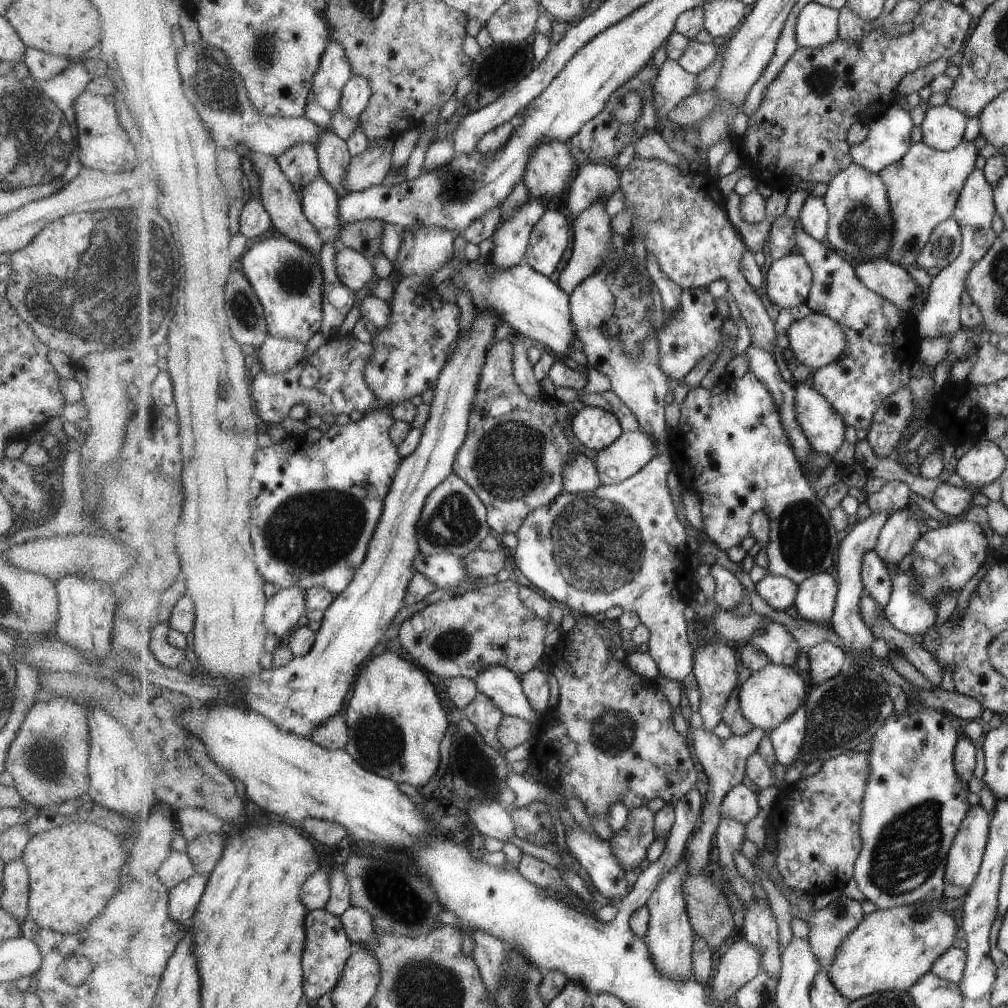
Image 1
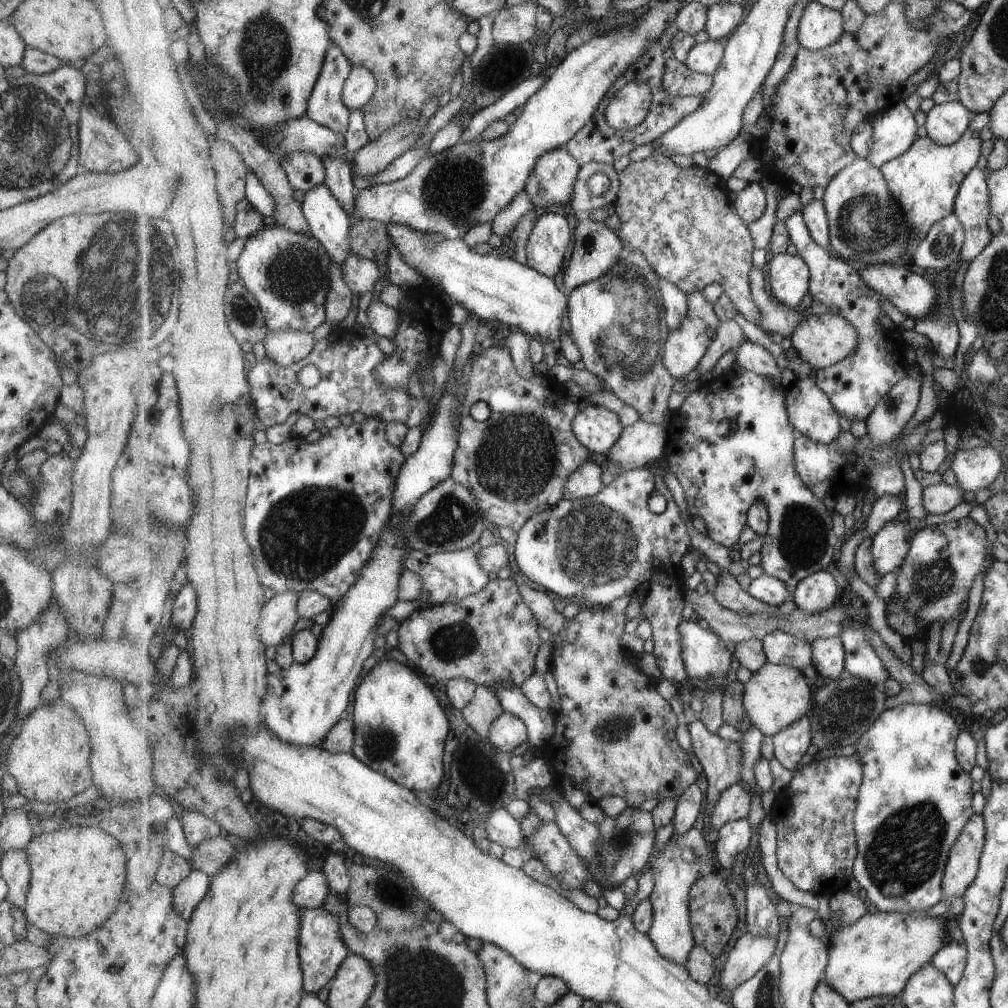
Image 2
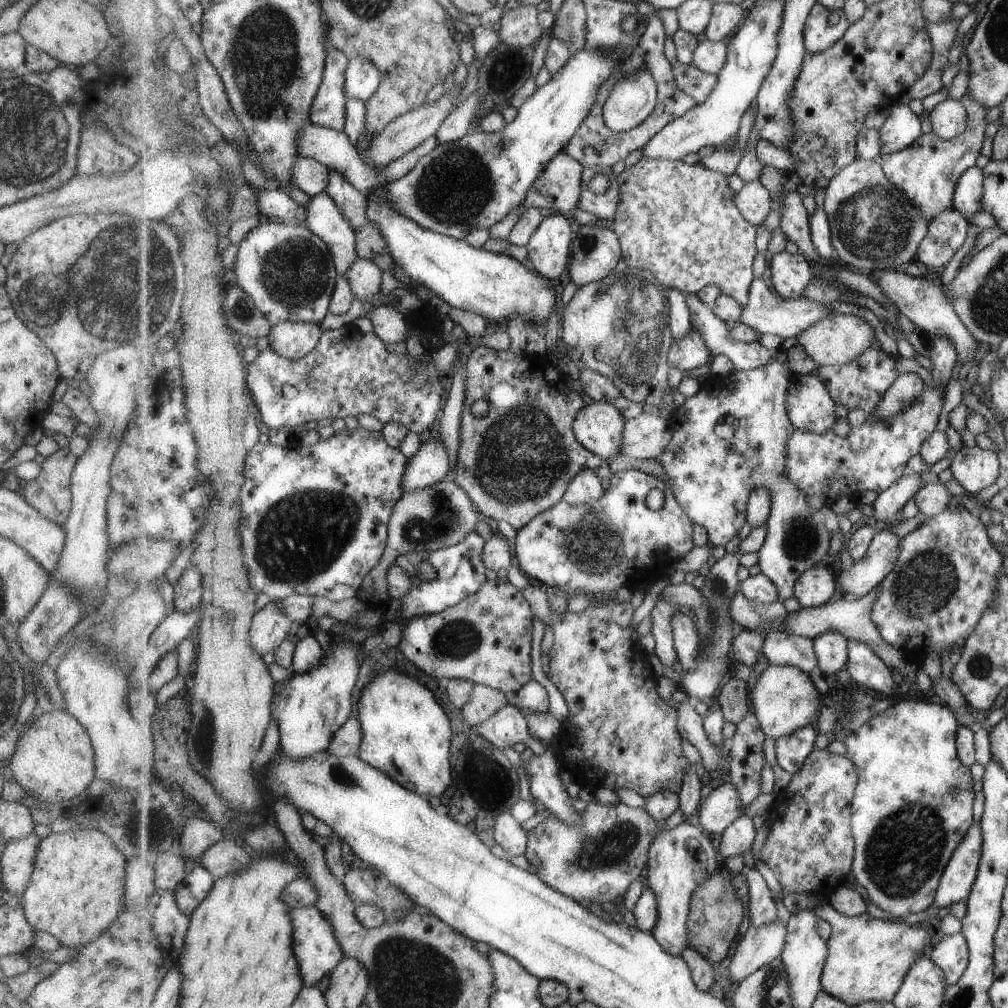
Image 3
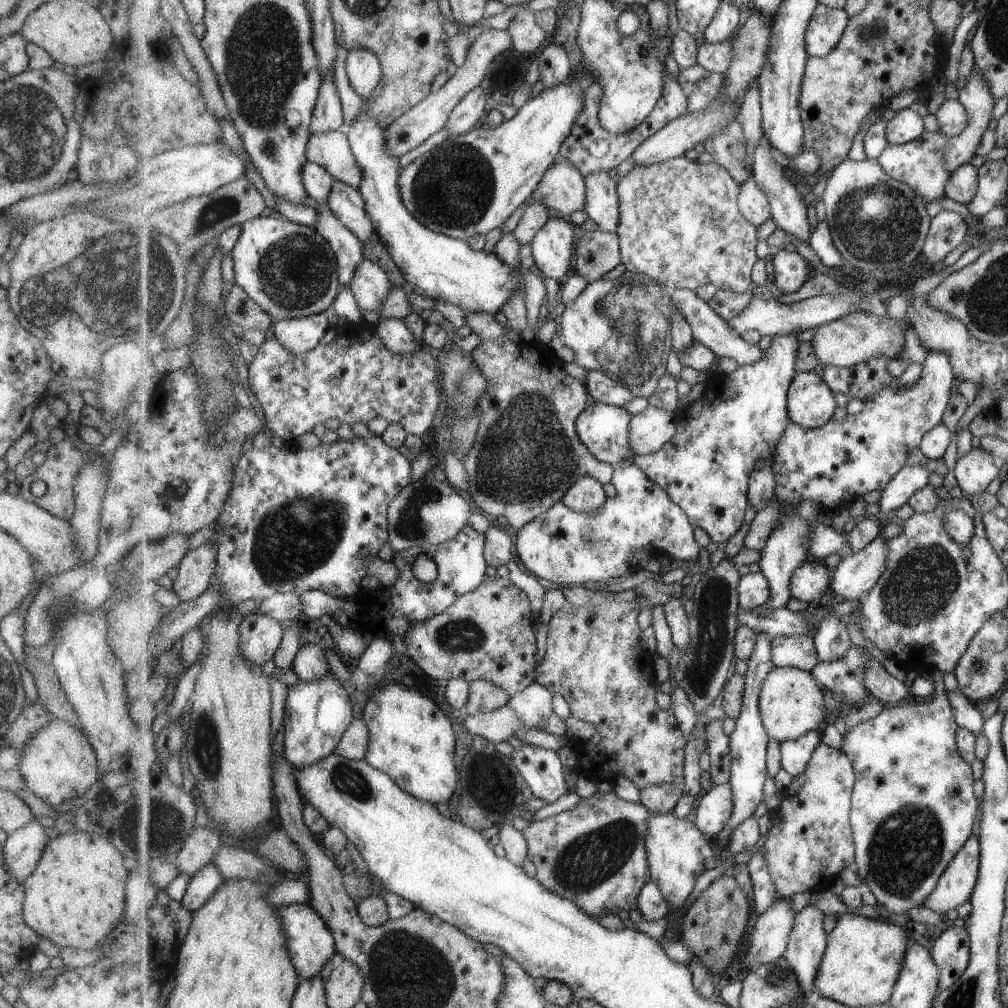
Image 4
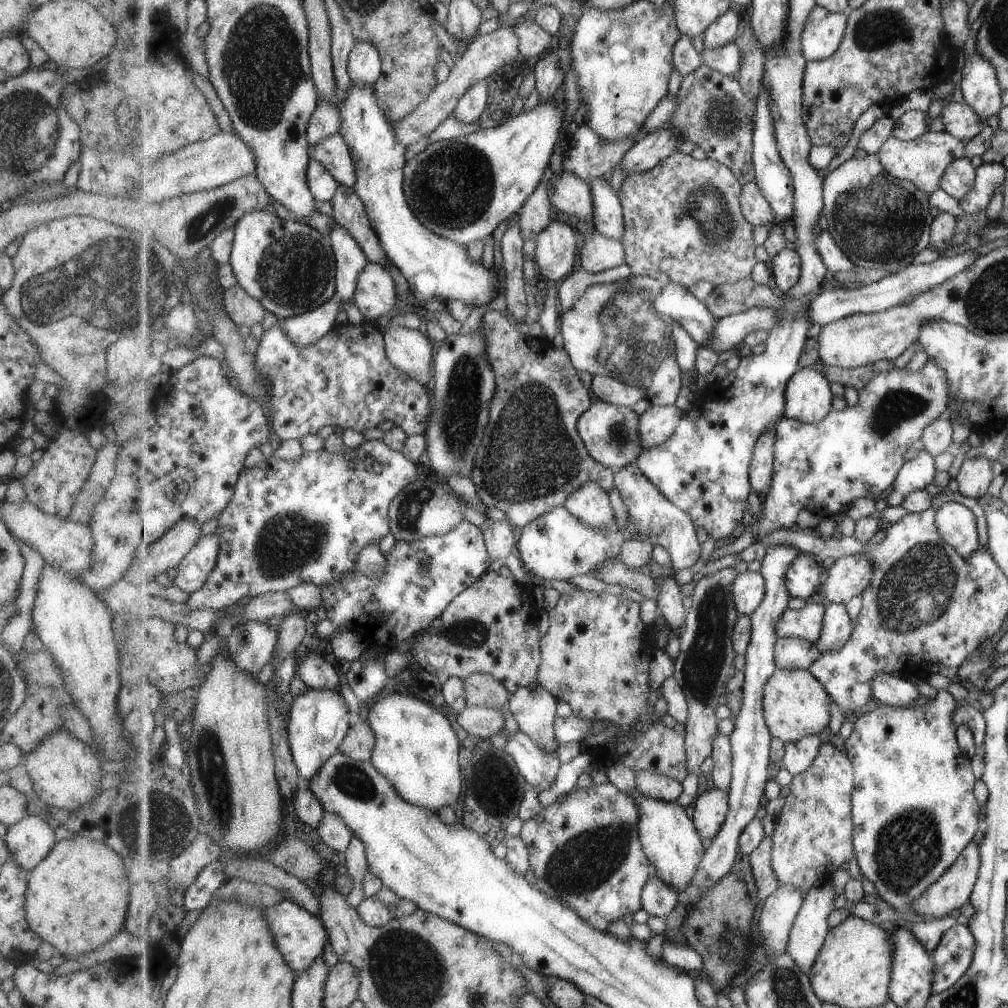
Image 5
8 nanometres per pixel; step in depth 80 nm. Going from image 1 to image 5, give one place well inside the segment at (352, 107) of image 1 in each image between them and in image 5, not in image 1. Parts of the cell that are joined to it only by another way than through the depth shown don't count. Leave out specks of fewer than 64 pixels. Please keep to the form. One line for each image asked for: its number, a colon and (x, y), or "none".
2: (361, 86)
3: (363, 78)
4: (364, 67)
5: (365, 66)

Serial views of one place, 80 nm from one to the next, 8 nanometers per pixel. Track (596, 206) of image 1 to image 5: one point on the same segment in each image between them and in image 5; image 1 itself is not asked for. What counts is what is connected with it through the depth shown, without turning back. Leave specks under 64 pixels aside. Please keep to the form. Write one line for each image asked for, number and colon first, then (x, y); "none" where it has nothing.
2: (596, 247)
3: (596, 251)
4: (598, 252)
5: (599, 252)

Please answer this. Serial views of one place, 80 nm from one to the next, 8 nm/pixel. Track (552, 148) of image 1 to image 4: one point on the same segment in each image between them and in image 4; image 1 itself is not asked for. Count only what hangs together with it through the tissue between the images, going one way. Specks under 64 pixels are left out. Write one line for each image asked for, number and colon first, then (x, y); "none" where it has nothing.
2: (553, 181)
3: (559, 186)
4: (563, 188)

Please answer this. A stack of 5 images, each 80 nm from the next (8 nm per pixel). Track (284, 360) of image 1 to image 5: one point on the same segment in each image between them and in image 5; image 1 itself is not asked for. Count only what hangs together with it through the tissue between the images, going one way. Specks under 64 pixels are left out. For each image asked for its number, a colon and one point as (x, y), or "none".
2: (287, 347)
3: (293, 341)
4: (300, 335)
5: (309, 328)

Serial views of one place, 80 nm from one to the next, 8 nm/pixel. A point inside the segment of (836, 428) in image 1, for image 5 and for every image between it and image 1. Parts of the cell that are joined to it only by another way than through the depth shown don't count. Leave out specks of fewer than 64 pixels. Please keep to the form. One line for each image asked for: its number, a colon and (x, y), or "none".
2: (812, 413)
3: (811, 406)
4: (811, 401)
5: (809, 398)

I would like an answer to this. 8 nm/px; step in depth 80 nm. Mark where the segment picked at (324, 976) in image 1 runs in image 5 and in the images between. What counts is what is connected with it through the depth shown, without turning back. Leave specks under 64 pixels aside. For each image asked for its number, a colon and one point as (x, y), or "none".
2: (323, 949)
3: (317, 949)
4: (311, 944)
5: (301, 935)

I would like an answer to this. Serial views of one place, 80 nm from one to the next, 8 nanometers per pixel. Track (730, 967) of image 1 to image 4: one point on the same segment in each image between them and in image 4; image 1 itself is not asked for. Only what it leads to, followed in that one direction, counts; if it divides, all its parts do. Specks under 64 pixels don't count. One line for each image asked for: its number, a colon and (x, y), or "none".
2: (750, 953)
3: (758, 947)
4: (768, 941)

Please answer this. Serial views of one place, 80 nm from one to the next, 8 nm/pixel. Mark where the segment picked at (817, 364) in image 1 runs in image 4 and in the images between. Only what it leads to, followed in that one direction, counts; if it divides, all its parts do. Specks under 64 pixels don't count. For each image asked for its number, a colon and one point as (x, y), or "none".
2: (824, 340)
3: (837, 339)
4: (854, 338)

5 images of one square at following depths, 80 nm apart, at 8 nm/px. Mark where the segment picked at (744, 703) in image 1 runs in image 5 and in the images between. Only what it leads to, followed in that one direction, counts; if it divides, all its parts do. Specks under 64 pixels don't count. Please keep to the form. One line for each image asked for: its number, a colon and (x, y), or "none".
2: (777, 696)
3: (784, 698)
4: (792, 703)
5: (796, 704)

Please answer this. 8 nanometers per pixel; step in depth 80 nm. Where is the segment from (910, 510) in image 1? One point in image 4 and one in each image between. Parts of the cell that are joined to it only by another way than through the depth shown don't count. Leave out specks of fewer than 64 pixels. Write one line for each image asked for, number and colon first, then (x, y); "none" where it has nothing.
2: (890, 548)
3: (884, 551)
4: (857, 574)

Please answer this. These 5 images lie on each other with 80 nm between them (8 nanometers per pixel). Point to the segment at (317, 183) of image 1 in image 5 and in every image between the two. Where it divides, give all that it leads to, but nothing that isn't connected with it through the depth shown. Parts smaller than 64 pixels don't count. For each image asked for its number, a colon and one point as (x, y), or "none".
2: (330, 223)
3: (325, 218)
4: (348, 246)
5: (351, 259)

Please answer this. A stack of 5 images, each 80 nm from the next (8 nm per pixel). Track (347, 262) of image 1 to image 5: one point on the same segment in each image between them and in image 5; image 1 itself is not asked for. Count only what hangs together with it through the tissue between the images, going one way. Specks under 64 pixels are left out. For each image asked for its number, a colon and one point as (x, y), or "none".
2: (361, 274)
3: (365, 276)
4: (371, 284)
5: (377, 293)

